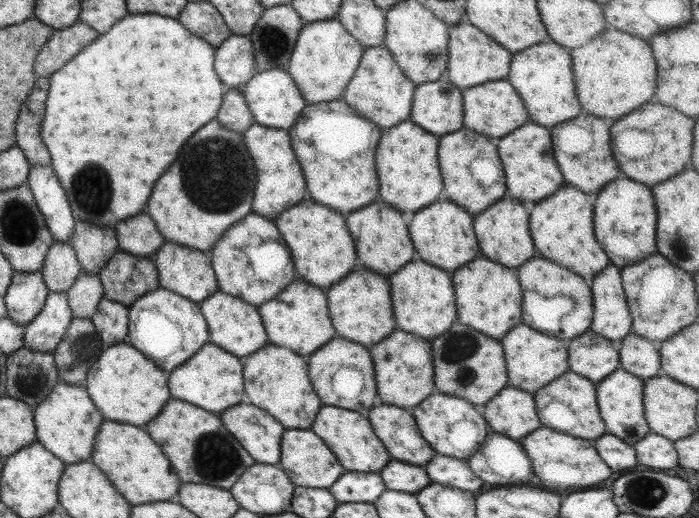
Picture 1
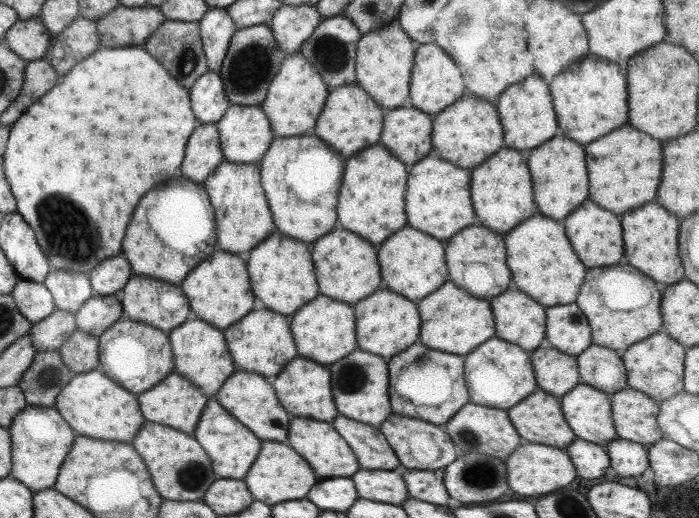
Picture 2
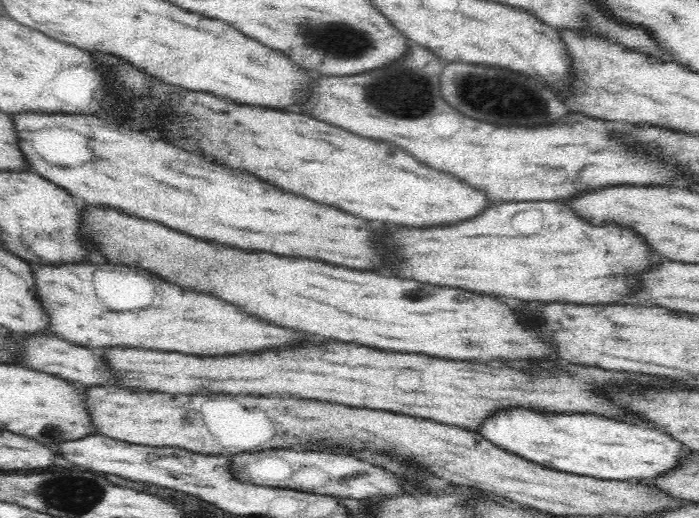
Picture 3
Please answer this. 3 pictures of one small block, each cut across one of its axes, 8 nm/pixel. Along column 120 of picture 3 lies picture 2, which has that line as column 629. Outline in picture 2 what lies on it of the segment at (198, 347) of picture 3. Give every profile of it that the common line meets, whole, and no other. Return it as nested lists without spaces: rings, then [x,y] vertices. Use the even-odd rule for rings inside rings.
[[[623,262],[609,268],[587,269],[574,303],[587,319],[592,344],[621,353],[633,343],[661,331],[659,296],[655,284],[645,274]]]

